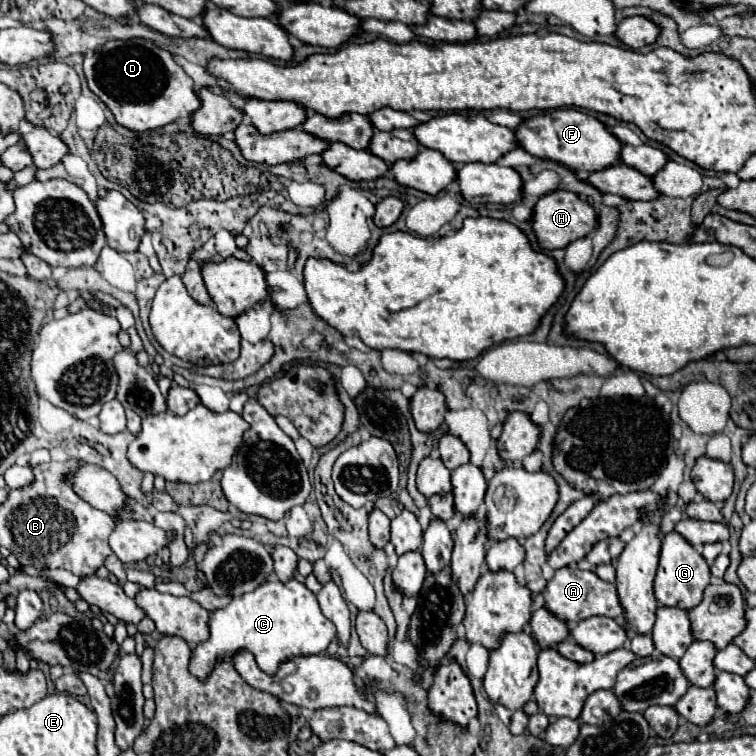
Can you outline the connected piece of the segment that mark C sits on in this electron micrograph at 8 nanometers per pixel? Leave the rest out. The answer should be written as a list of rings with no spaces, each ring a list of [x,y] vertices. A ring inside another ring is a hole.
[[[296,579],[288,583],[268,581],[260,585],[260,589],[246,593],[240,599],[232,599],[224,609],[212,613],[210,639],[194,647],[190,671],[192,675],[204,679],[212,671],[214,663],[222,661],[222,657],[230,659],[240,649],[248,649],[254,653],[260,669],[272,675],[288,657],[324,653],[334,639],[336,627],[322,615],[316,593]]]

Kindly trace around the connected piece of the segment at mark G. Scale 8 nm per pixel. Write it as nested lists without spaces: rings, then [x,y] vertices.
[[[670,531],[664,537],[662,553],[660,553],[660,565],[656,573],[654,583],[654,595],[656,599],[666,607],[680,607],[680,609],[692,609],[700,603],[702,593],[706,585],[710,583],[711,573],[706,559],[676,531]]]

